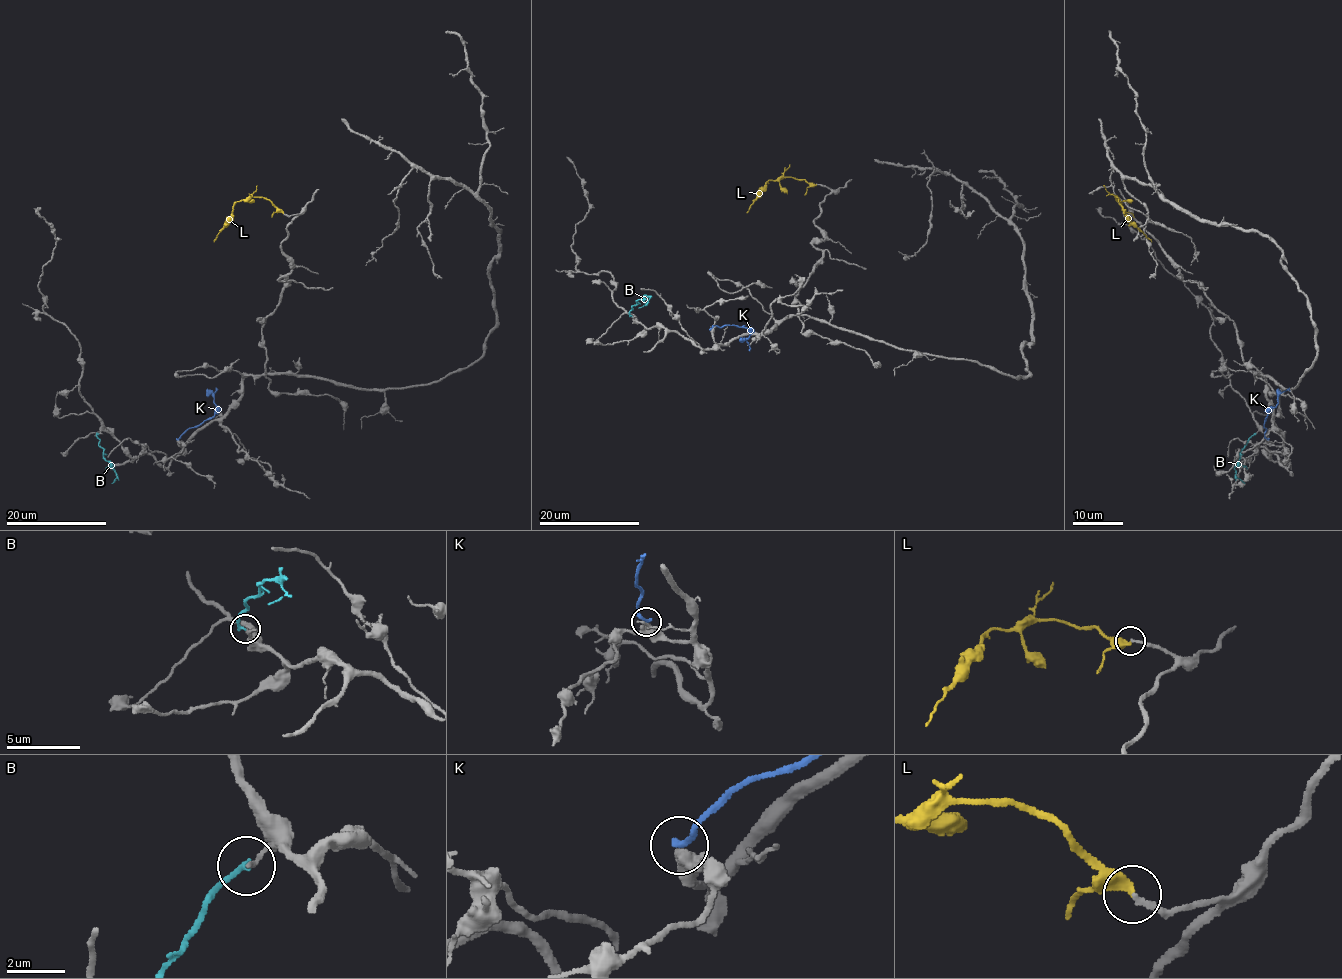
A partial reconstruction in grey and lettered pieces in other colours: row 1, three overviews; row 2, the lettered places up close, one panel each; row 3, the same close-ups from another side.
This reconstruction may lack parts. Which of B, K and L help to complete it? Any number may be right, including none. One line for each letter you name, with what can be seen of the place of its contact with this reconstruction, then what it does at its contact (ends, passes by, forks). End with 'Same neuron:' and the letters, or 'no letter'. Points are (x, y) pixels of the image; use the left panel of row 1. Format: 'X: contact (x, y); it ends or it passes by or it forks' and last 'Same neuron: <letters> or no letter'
L: contact (283, 213); it ends
Same neuron: L

